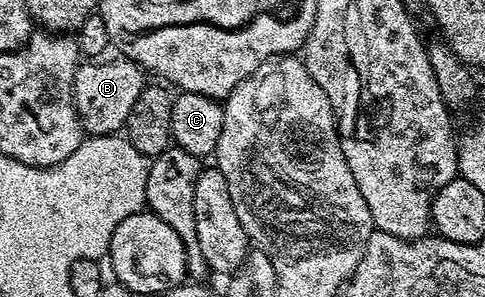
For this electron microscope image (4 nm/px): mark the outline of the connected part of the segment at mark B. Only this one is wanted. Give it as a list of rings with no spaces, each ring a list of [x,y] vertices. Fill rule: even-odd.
[[[124,57],[108,59],[82,62],[75,73],[75,109],[81,118],[82,128],[89,135],[112,135],[120,132],[129,120],[135,101],[139,101],[139,93],[143,93],[147,86],[147,72],[135,61]],[[105,61],[106,63],[101,63]]]

